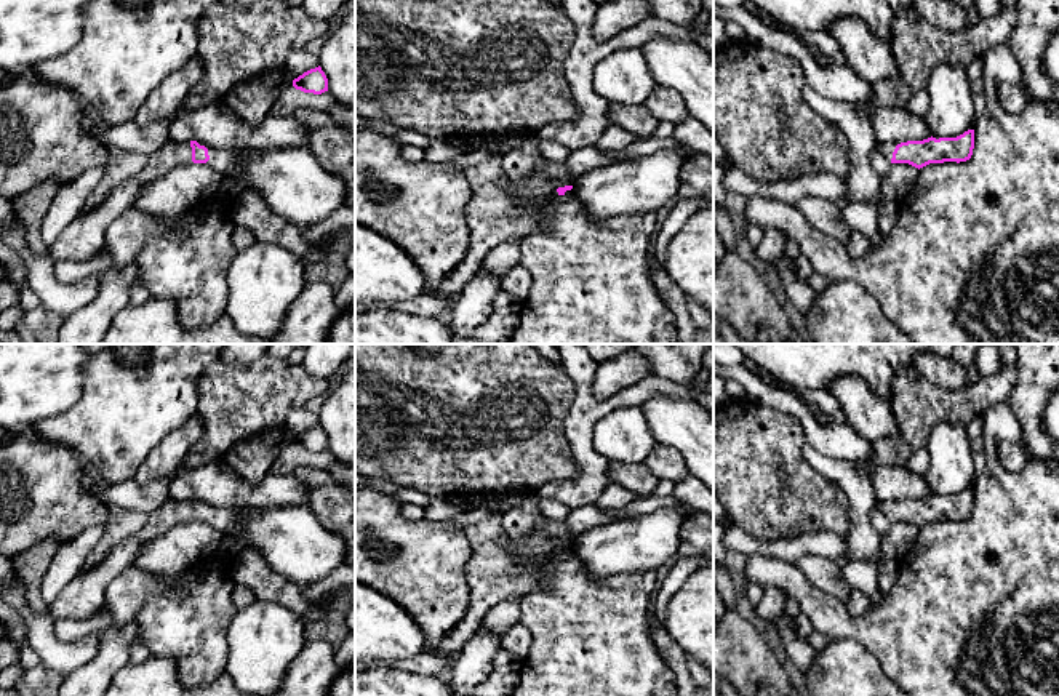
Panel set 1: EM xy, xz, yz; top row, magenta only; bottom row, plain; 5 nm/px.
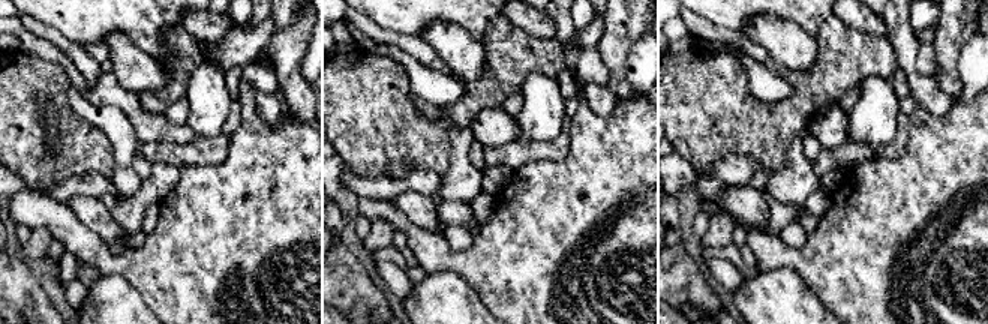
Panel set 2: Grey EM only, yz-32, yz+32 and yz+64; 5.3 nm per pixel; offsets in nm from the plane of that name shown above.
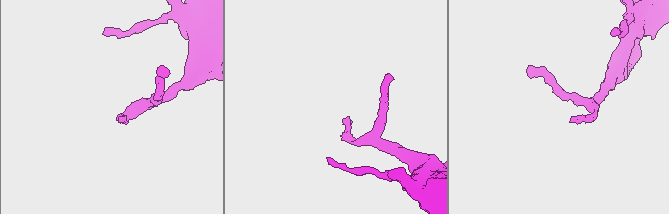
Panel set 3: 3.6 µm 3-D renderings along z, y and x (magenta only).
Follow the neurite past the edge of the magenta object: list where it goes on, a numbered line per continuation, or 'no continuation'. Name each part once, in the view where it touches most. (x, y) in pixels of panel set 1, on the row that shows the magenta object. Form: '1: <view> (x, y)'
1: xy (223, 160)

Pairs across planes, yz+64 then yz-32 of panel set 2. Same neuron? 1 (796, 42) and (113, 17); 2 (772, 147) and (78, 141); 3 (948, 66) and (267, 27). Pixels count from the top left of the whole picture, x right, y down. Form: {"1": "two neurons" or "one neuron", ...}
{"1": "two neurons", "2": "one neuron", "3": "two neurons"}

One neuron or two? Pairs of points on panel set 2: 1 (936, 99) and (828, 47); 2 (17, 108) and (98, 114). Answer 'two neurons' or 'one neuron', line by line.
1: two neurons
2: two neurons

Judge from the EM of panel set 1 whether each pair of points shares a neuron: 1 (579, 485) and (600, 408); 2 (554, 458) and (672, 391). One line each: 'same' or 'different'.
1: same
2: different

